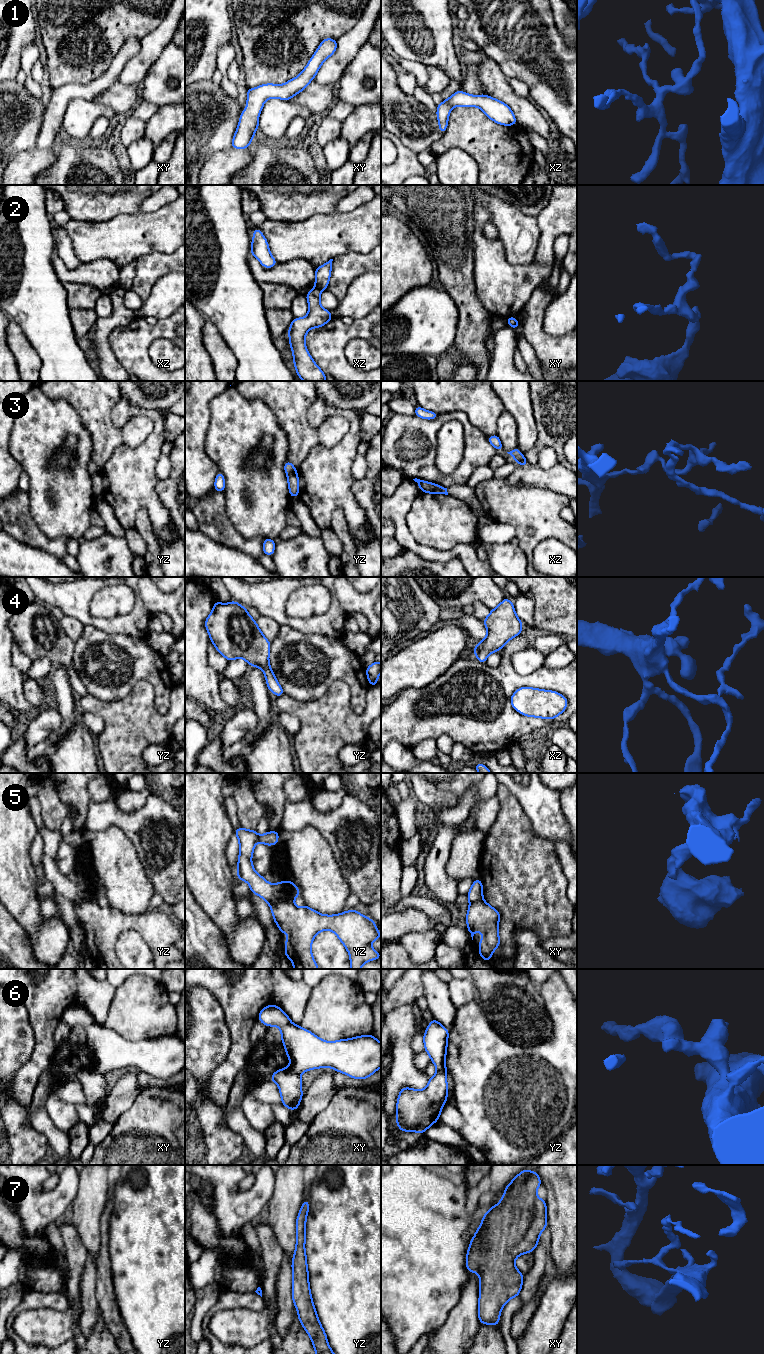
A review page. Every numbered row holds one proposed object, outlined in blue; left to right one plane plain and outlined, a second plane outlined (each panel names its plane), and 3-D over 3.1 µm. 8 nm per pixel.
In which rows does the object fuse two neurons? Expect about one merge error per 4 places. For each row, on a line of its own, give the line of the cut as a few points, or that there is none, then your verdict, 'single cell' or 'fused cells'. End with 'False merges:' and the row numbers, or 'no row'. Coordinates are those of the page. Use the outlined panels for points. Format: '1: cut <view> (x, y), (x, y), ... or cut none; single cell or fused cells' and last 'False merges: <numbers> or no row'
1: cut none; single cell
2: cut xz (315, 286), (321, 290); fused cells
3: cut yz (296, 470), (287, 475); fused cells
4: cut none; single cell
5: cut yz (292, 900), (280, 900), (270, 906); fused cells
6: cut xy (289, 1066), (299, 1075); fused cells
7: cut none; single cell
False merges: 2, 3, 5, 6

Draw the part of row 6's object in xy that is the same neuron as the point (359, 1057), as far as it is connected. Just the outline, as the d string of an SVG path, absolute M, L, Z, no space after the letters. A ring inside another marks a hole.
M276 1005L261 1009L258 1019L266 1027L277 1026L290 1060L289 1067L297 1074L330 1067L355 1079L366 1079L381 1067L381 1043L372 1035L325 1041L291 1022Z

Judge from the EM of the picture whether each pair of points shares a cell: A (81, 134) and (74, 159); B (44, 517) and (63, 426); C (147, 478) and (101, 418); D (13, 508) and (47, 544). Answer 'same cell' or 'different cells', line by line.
A: different cells
B: same cell
C: different cells
D: same cell

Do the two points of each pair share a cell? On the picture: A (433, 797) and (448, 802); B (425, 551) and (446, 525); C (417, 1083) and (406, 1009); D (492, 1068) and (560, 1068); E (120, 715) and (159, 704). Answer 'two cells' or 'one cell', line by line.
A: one cell
B: two cells
C: one cell
D: one cell
E: two cells

